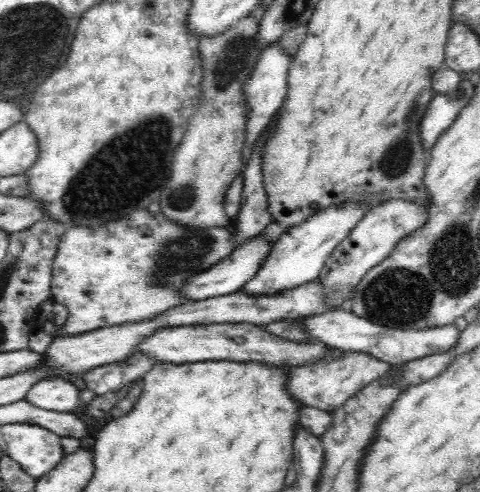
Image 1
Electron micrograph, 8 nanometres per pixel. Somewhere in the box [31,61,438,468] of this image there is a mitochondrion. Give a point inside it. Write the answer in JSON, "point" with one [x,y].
{"point":[136,149]}

